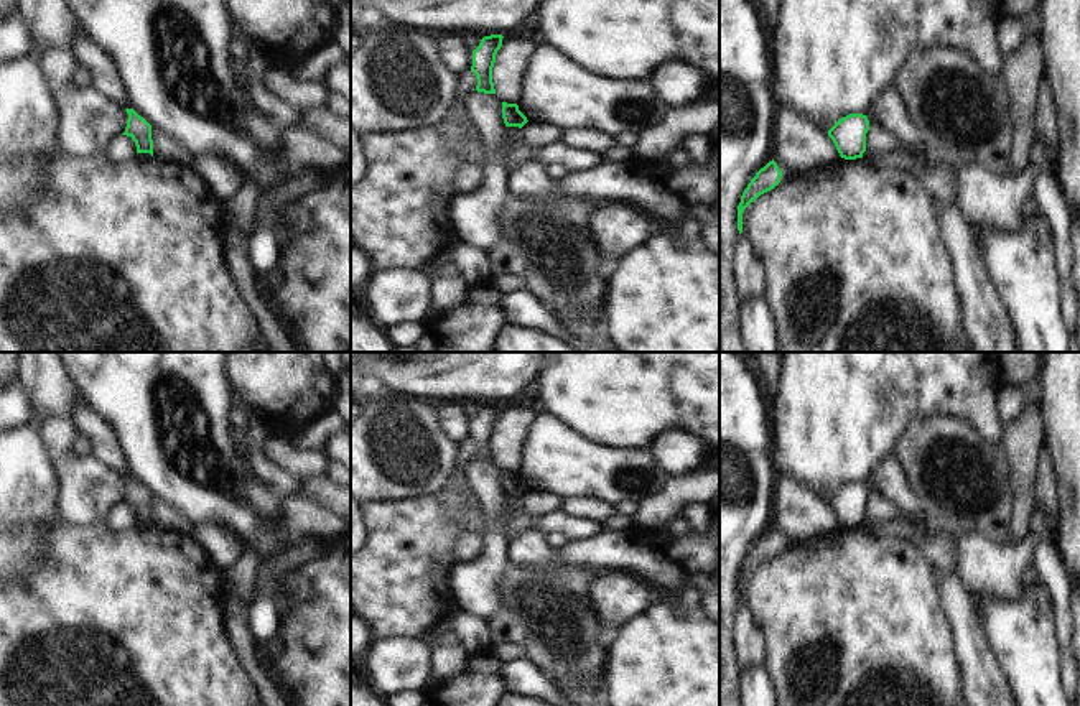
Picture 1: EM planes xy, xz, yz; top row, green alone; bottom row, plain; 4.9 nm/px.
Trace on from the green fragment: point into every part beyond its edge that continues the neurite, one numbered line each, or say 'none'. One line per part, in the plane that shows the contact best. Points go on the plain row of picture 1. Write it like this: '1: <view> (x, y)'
none

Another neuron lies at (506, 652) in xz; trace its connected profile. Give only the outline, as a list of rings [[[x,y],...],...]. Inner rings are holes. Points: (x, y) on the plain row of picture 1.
[[[504,643],[500,647],[494,647],[489,655],[496,657],[500,663],[507,660],[519,660],[525,657],[525,650],[517,643]]]

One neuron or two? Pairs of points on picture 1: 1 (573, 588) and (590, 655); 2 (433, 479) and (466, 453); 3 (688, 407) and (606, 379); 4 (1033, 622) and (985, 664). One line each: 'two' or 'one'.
1: one
2: two
3: one
4: two

